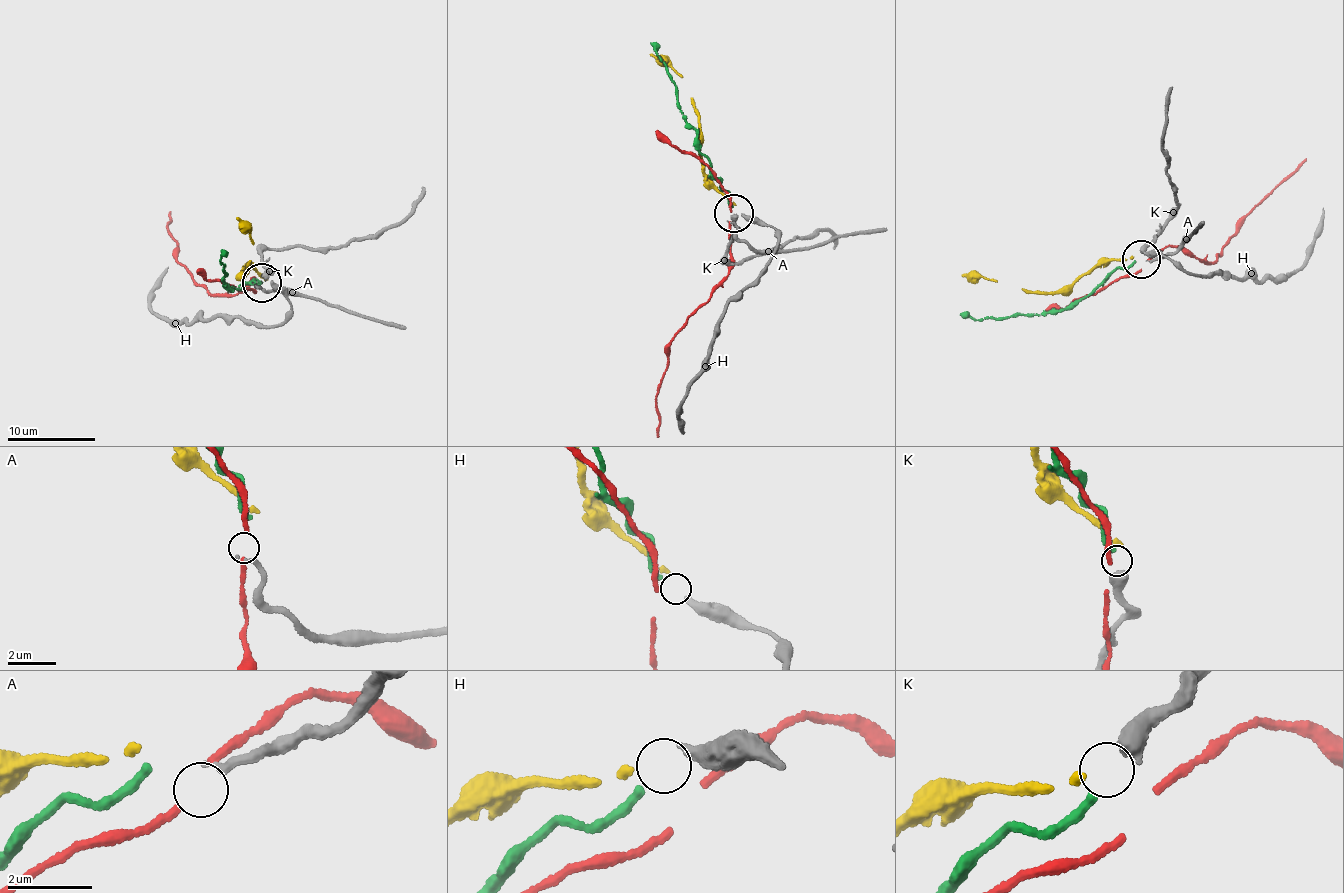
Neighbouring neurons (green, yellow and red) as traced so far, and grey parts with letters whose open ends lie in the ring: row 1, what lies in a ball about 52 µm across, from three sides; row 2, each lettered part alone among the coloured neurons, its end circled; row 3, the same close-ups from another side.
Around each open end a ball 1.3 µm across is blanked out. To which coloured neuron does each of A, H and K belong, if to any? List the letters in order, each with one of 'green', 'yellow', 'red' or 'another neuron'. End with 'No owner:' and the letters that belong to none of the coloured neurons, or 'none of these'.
A: another neuron
H: yellow
K: green
No owner: A

